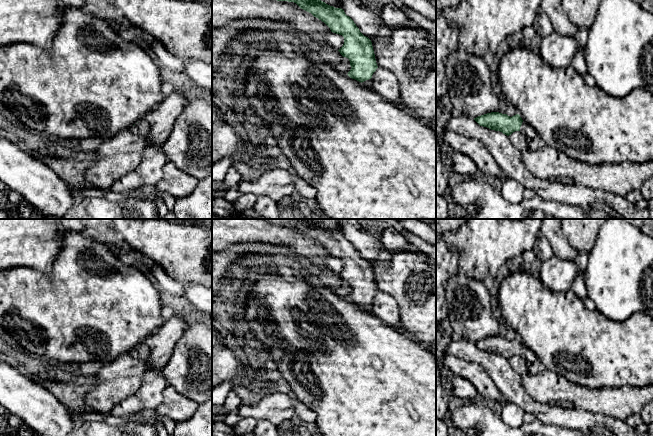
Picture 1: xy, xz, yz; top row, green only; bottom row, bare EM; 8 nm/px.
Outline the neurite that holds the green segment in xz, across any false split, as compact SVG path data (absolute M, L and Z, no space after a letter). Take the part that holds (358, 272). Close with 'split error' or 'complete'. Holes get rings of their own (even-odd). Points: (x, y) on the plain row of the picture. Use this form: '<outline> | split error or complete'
M264 219L272 224L296 227L301 233L324 246L331 256L342 259L344 268L338 274L350 285L348 300L374 314L371 302L378 292L371 264L364 260L354 245L341 232L335 232L321 224L311 224L305 219Z | split error

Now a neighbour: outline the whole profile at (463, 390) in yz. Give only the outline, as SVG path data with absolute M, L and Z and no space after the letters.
M461 376L453 377L452 392L455 402L472 401L478 394L474 385Z

